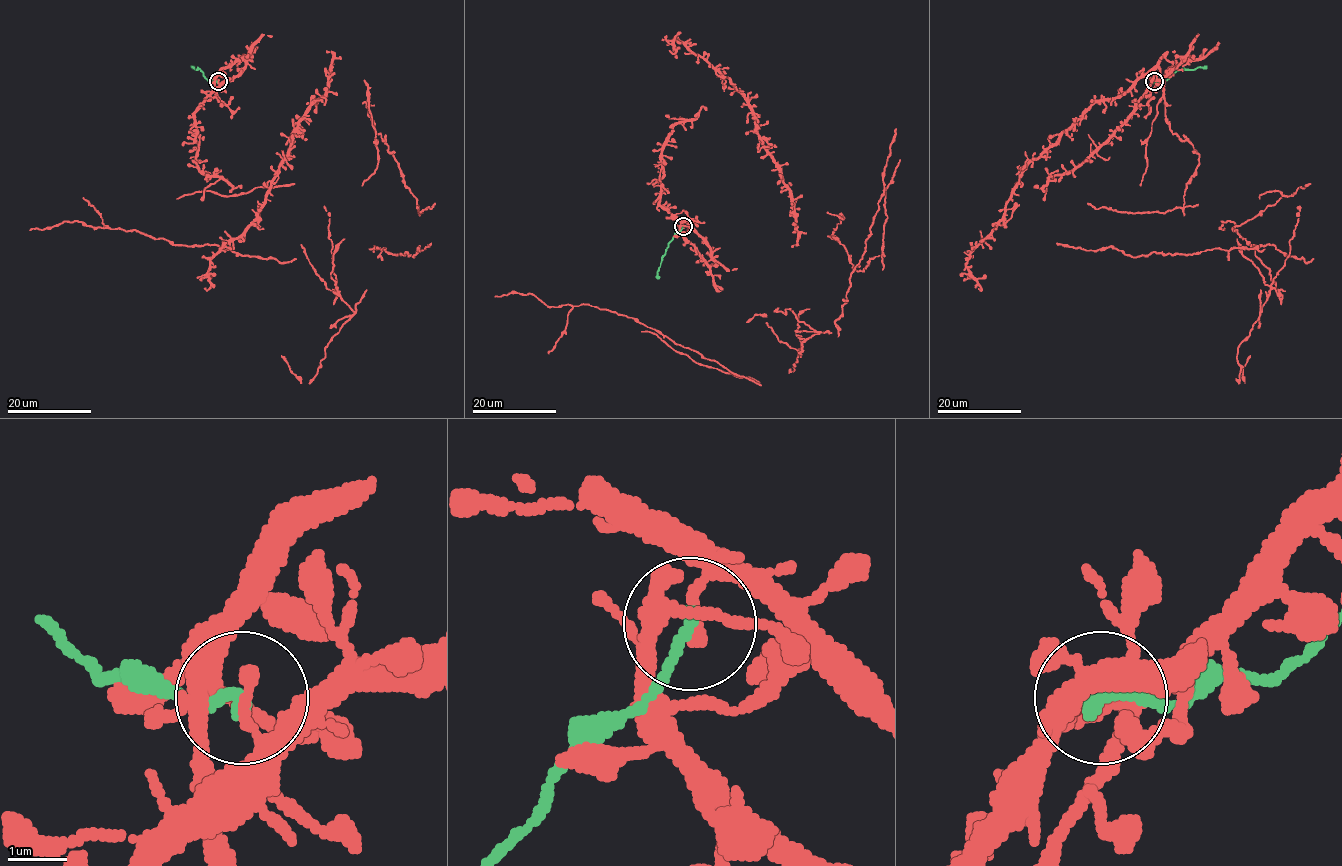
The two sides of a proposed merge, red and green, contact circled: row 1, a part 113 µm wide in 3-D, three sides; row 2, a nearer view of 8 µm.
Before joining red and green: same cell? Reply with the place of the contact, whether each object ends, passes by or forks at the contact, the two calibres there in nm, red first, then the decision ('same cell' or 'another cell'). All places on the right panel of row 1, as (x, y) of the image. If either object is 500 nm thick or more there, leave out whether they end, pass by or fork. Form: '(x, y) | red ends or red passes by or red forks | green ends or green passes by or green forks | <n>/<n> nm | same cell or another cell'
(1154, 81) | red ends | green ends | 220/240 nm | another cell

